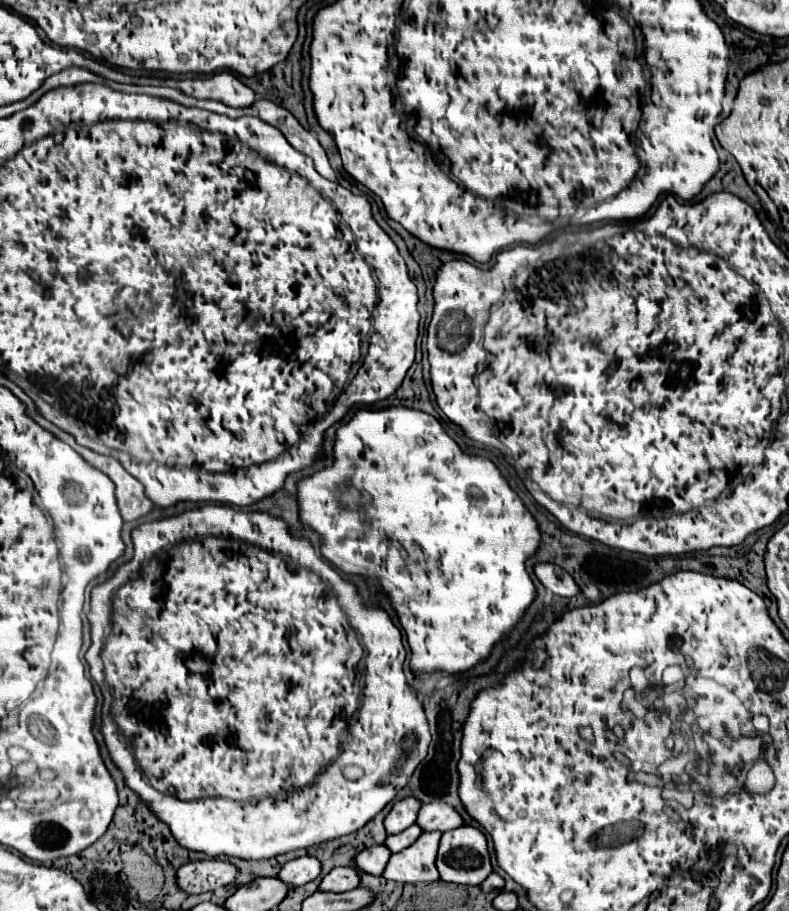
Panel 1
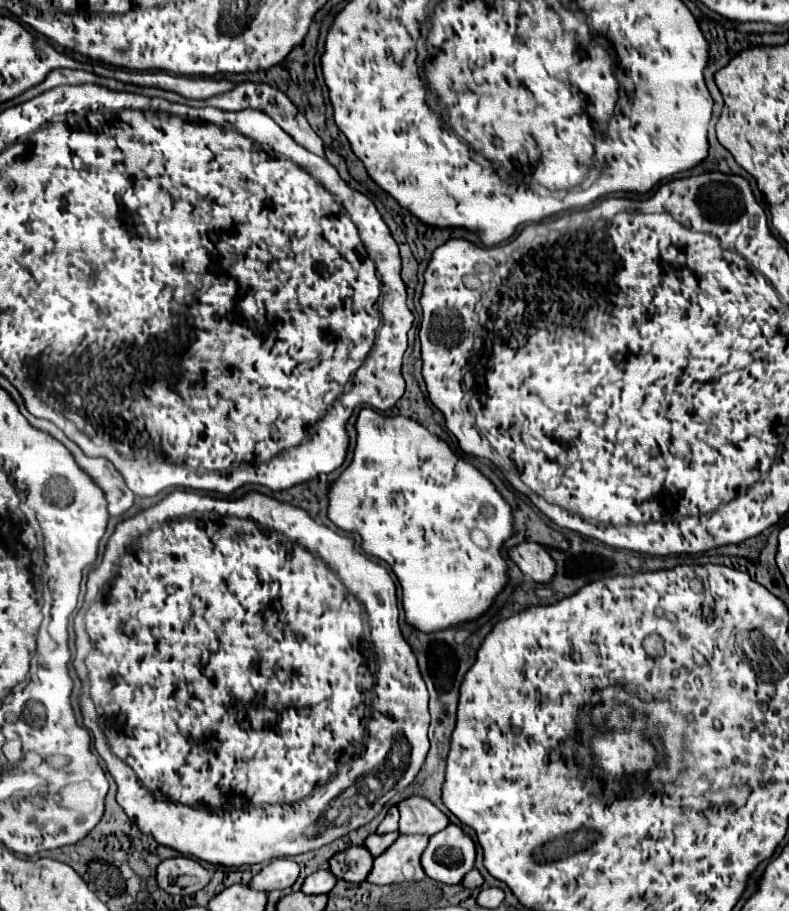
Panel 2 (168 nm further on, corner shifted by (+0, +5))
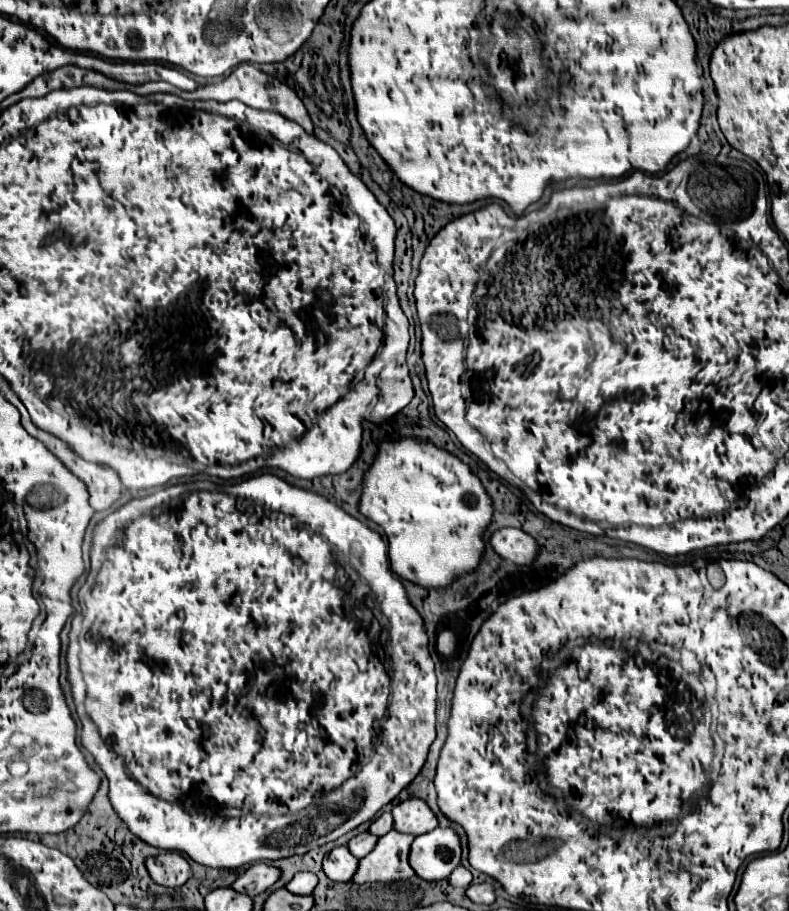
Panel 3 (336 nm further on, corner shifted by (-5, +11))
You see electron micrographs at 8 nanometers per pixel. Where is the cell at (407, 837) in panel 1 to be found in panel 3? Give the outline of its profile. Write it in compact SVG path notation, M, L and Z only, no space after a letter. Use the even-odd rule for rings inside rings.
M366 831L366 833L360 833L360 835L356 835L354 839L350 839L348 841L348 849L350 849L350 853L352 855L356 855L356 857L366 857L372 849L374 849L374 843L378 841L380 837L376 837L376 835L372 835L370 831Z

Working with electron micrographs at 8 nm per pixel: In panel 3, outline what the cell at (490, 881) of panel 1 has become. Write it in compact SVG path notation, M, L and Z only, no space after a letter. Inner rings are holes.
M456 867L454 871L452 871L452 875L448 877L448 881L450 881L450 885L452 887L468 887L470 883L472 883L472 873L466 869L466 867Z

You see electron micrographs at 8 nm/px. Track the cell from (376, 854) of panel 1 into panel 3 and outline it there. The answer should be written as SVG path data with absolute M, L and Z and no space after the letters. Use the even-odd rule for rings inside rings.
M346 845L336 847L334 851L330 851L330 855L324 857L324 873L334 879L334 881L350 881L356 873L358 867L358 859L348 851Z

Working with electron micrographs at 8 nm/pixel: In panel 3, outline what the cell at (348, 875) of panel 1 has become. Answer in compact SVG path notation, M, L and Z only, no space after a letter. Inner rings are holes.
M304 871L304 873L296 873L294 879L286 885L286 889L296 895L310 895L314 891L316 883L318 883L318 877L310 871Z

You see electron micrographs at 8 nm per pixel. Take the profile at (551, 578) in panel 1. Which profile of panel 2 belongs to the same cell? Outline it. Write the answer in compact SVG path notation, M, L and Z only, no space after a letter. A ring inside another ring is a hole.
M519 543L507 551L509 559L533 581L547 583L555 575L555 561L539 543Z

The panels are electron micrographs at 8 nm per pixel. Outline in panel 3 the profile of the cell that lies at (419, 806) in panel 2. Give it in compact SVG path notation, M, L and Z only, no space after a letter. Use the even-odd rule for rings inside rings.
M406 799L392 809L394 829L410 835L424 835L438 827L436 813L422 799Z

